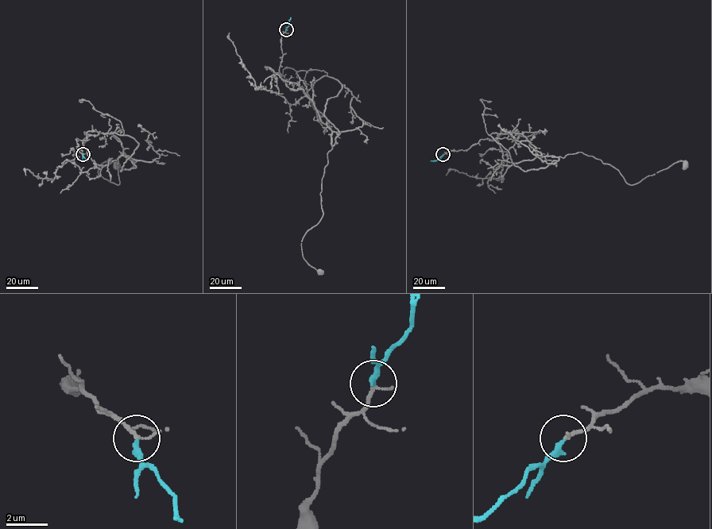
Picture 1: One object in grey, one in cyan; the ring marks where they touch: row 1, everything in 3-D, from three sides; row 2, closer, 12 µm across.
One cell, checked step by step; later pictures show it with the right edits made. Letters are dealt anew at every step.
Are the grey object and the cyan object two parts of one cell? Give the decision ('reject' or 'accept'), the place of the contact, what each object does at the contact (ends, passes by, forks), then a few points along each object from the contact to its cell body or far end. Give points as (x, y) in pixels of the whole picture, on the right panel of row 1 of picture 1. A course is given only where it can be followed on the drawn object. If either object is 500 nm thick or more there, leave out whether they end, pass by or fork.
accept; at (443, 154); grey ends there; cyan ends there; grey runs (443, 154), (488, 139), (497, 140), (504, 165), (582, 152), (616, 168), (631, 185), (679, 161), (685, 164); cyan runs (443, 154), (437, 160), (431, 161)

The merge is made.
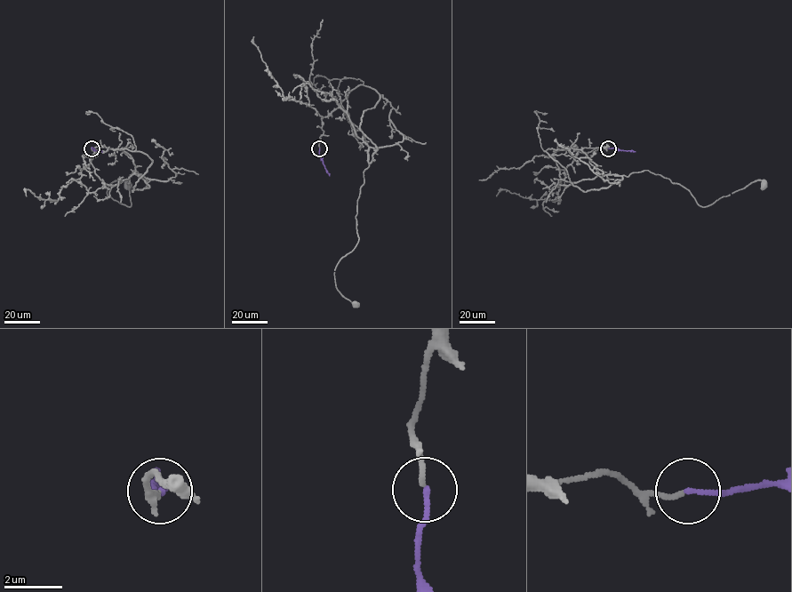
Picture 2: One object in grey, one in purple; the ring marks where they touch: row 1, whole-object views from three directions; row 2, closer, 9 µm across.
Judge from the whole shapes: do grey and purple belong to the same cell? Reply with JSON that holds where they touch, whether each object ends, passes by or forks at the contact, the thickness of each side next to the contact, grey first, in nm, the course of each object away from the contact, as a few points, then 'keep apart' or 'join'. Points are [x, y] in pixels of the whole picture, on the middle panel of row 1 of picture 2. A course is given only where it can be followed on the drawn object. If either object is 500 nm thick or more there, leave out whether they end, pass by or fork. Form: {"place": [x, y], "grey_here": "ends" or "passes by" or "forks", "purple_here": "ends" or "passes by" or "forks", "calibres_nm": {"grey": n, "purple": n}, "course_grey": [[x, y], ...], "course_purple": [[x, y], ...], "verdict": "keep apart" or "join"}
{"place": [319, 148], "grey_here": "ends", "purple_here": "ends", "calibres_nm": {"grey": 170, "purple": 170}, "course_grey": [[319, 148], [322, 118], [340, 106], [368, 147], [356, 219], [358, 240], [334, 270], [336, 288], [356, 304]], "course_purple": [[319, 148], [319, 156], [329, 175]], "verdict": "join"}

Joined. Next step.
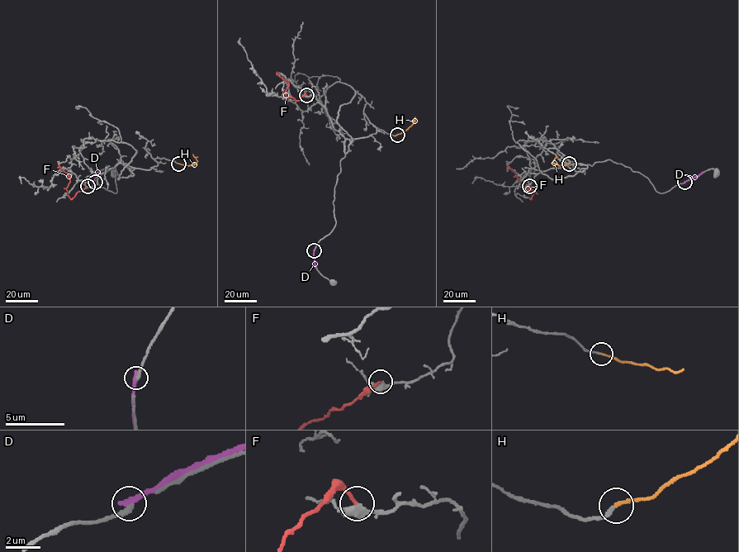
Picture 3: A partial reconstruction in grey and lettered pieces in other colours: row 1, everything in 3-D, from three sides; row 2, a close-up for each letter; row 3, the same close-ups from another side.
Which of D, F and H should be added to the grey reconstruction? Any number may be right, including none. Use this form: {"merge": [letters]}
{"merge": ["H"]}

